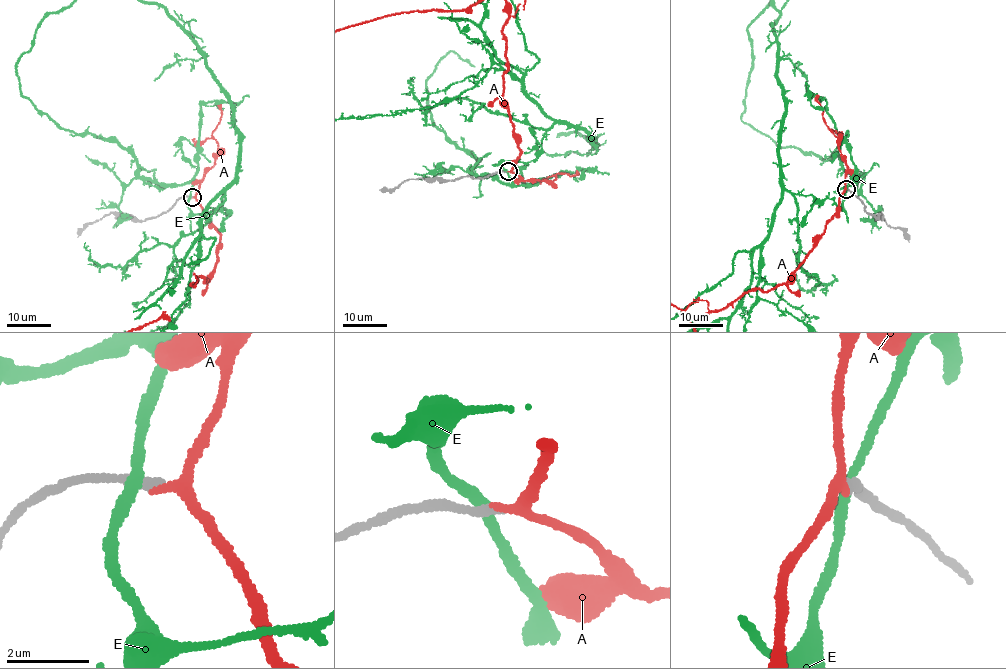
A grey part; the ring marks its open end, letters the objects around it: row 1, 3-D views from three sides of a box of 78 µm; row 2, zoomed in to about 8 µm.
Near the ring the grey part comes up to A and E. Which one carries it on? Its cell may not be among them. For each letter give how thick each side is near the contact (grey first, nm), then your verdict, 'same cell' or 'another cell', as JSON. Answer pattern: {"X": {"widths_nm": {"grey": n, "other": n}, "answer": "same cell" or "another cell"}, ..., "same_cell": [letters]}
{"A": {"widths_nm": {"grey": 240, "other": 190}, "answer": "same cell"}, "E": {"widths_nm": {"grey": 280, "other": 240}, "answer": "another cell"}, "same_cell": ["A"]}

